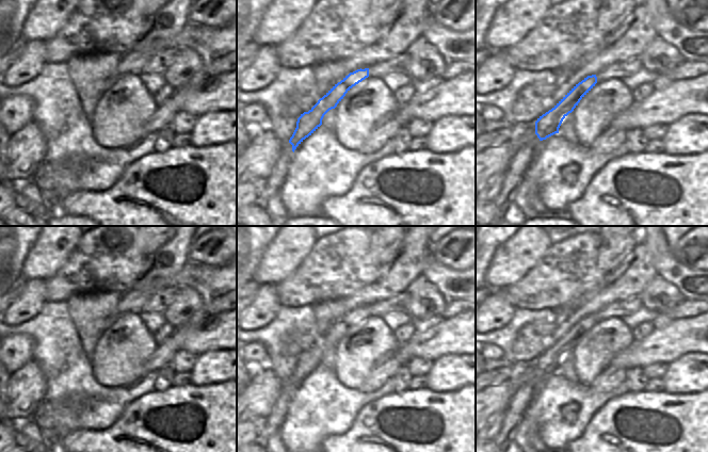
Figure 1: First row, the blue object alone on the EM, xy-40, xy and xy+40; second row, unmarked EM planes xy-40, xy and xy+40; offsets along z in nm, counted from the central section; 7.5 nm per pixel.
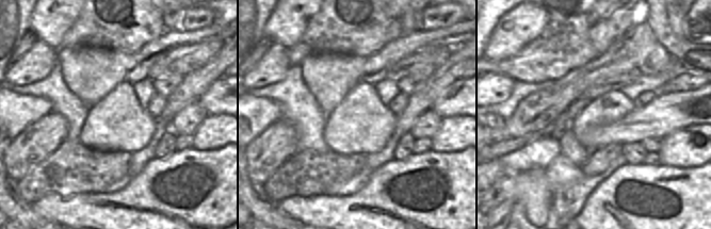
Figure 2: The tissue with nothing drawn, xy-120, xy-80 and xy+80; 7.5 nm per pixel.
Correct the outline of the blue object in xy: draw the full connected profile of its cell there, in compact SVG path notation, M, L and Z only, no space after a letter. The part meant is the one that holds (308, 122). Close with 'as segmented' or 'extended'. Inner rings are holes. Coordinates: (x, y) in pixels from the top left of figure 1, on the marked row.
M366 67L350 72L320 98L308 112L301 114L296 122L296 128L289 143L284 144L281 154L275 162L271 175L266 181L258 180L257 206L267 209L269 200L278 194L281 189L296 147L322 125L324 115L329 110L335 109L353 86L368 77L369 68Z | extended

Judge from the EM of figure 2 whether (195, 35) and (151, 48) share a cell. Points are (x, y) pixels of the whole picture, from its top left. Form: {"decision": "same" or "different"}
{"decision": "same"}

